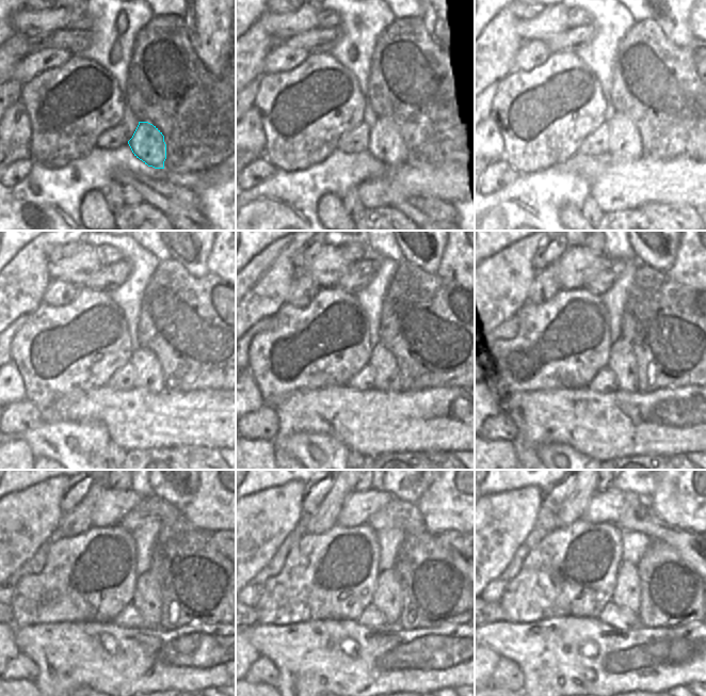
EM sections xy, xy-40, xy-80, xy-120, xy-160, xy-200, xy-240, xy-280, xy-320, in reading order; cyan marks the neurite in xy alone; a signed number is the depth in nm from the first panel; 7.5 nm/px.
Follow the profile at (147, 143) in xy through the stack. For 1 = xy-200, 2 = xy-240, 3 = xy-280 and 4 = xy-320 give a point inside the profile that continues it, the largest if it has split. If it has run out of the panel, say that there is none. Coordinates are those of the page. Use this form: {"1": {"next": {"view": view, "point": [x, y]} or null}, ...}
{"1": {"next": {"view": "xy-200", "point": [622, 361]}}, "2": {"next": {"view": "xy-240", "point": [146, 599]}}, "3": {"next": {"view": "xy-280", "point": [387, 595]}}, "4": {"next": {"view": "xy-320", "point": [626, 594]}}}

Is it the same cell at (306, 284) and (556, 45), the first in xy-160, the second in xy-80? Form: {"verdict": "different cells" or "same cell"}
{"verdict": "different cells"}

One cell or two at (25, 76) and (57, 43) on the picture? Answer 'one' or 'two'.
two

